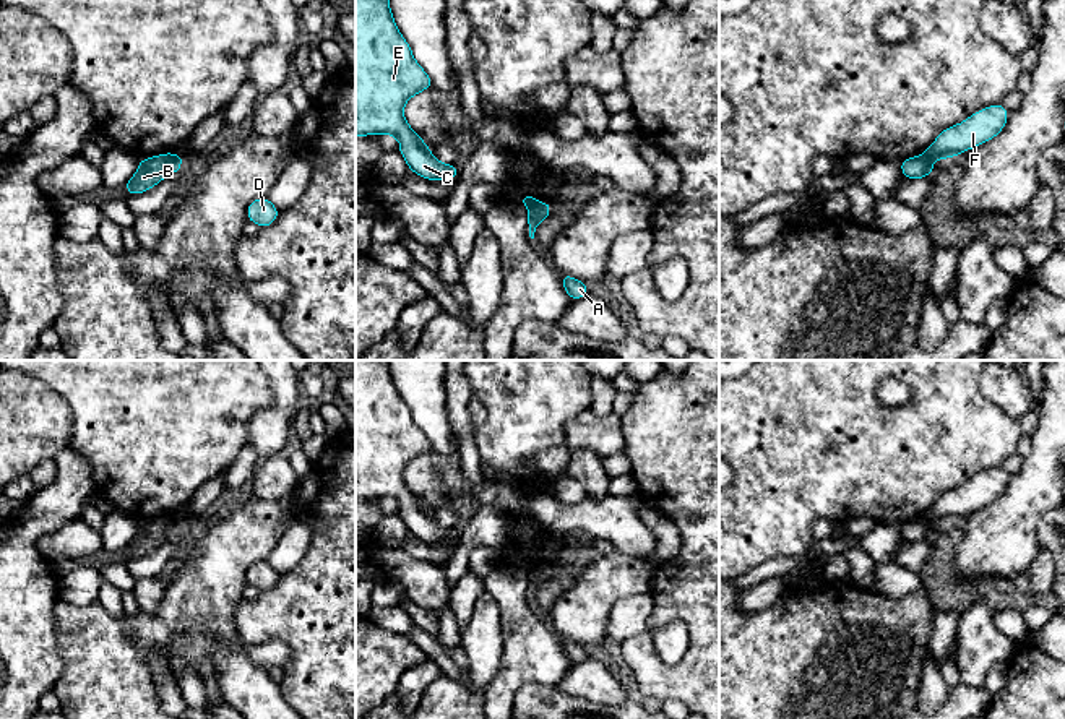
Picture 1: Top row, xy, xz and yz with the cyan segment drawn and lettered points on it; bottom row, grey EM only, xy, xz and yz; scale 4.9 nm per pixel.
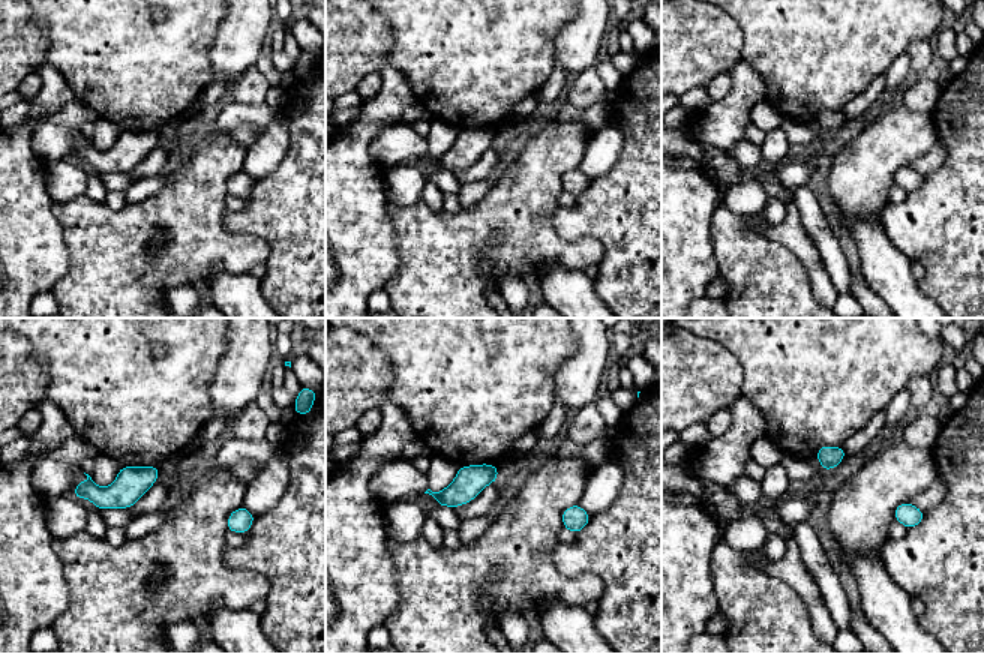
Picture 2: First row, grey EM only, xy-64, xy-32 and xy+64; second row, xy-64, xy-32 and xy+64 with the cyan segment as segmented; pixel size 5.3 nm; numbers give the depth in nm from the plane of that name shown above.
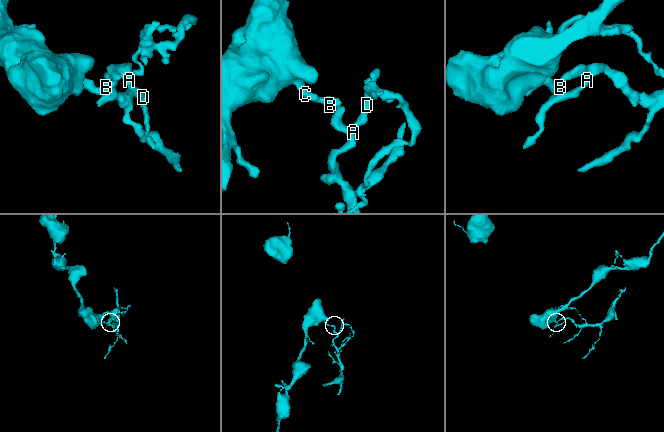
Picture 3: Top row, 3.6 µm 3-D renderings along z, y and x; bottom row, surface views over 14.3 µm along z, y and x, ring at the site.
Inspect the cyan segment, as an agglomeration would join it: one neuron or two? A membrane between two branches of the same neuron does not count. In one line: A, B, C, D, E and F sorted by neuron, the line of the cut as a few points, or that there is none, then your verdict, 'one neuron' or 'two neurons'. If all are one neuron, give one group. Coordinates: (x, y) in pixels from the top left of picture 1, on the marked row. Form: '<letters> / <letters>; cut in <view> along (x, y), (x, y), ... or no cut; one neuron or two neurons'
A D F / B C E; cut in yz along (924, 153), (931, 161); two neurons

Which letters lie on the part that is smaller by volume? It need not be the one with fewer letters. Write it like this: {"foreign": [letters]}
{"foreign": ["A", "D", "F"]}

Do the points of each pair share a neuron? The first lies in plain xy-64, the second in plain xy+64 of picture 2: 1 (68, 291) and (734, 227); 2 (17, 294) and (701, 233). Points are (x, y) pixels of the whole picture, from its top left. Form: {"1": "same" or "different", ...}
{"1": "same", "2": "same"}

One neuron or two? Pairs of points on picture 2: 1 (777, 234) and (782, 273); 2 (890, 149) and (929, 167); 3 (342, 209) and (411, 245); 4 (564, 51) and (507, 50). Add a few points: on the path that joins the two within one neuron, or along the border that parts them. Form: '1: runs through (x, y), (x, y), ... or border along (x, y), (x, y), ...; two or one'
1: border along (764, 221), (762, 231), (780, 242), (804, 266); two
2: border along (939, 141), (909, 165); two
3: border along (387, 203), (387, 216), (399, 257), (398, 270); two
4: border along (570, 20), (555, 38), (552, 66); two

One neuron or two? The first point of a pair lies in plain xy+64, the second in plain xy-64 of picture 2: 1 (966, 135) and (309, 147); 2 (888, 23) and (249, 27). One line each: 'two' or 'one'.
1: one
2: two

